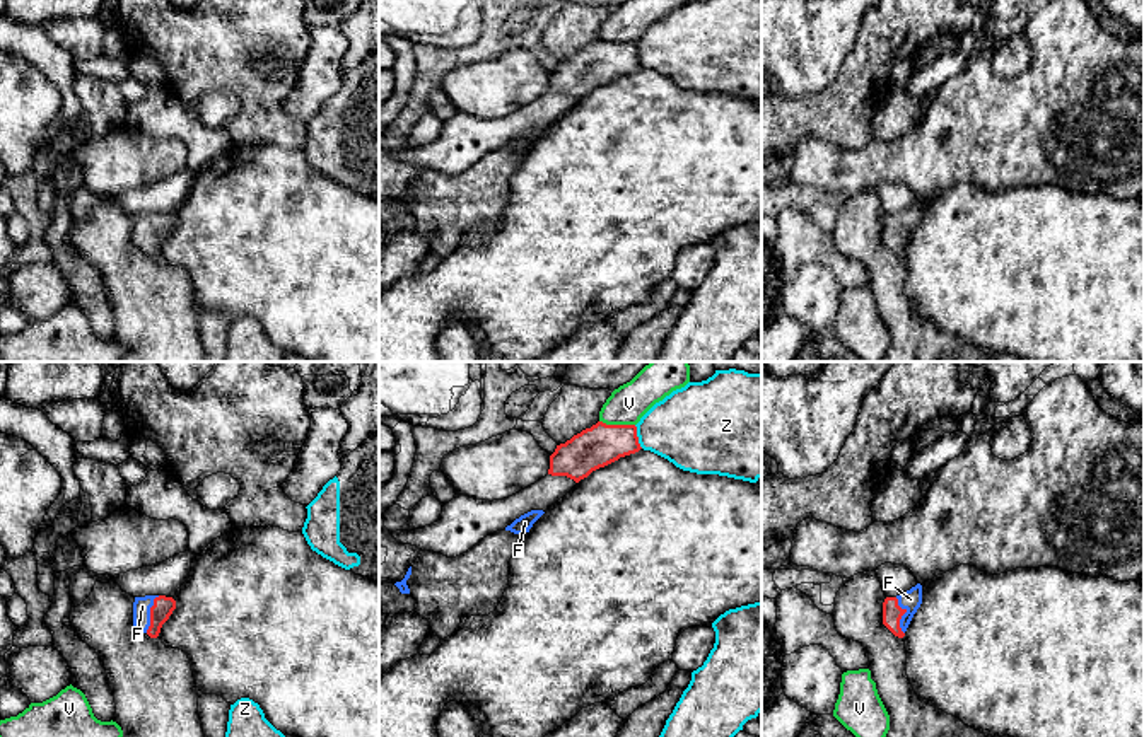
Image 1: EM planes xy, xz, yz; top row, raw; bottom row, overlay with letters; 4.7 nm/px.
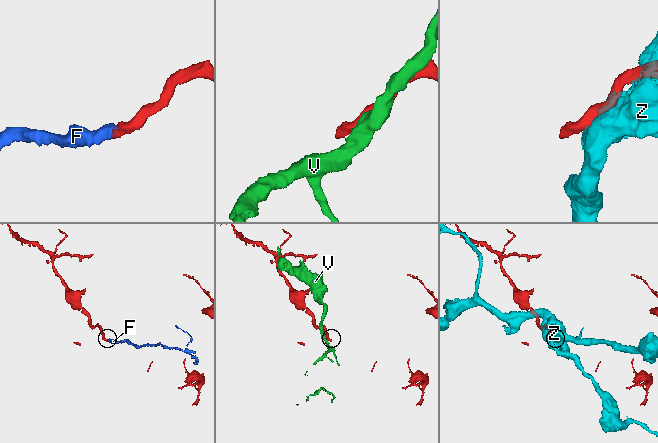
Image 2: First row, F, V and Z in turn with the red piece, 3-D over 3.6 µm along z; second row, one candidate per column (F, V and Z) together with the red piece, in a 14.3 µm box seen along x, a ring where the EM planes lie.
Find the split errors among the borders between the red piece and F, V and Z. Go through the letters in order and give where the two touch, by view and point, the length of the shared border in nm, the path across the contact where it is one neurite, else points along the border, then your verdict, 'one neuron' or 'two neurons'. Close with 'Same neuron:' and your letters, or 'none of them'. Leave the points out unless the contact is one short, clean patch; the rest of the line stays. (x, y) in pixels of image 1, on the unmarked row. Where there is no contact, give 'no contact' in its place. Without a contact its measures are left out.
F: yz (902, 232) | 180 nm | across yz (892, 231), (902, 232), (910, 217) | one neuron
V: xz (617, 43) | 170 nm | two neurons
Z: xz (637, 55) | 120 nm | two neurons
Same neuron: F

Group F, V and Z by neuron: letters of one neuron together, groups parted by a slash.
F / V / Z

